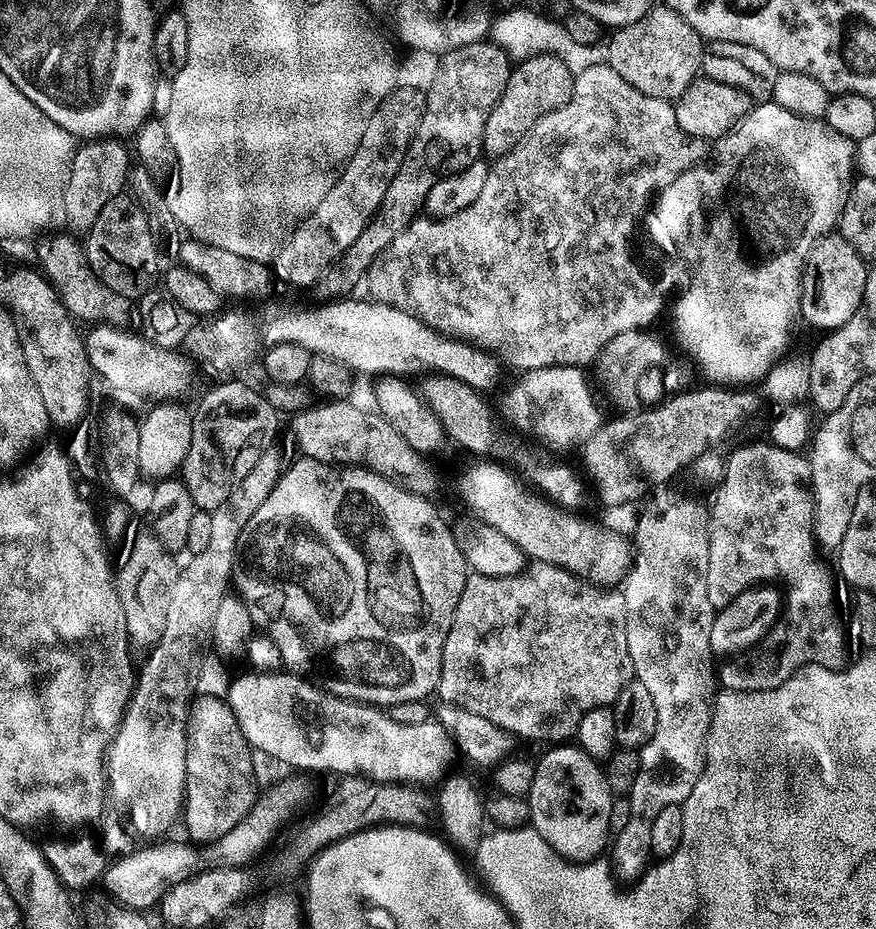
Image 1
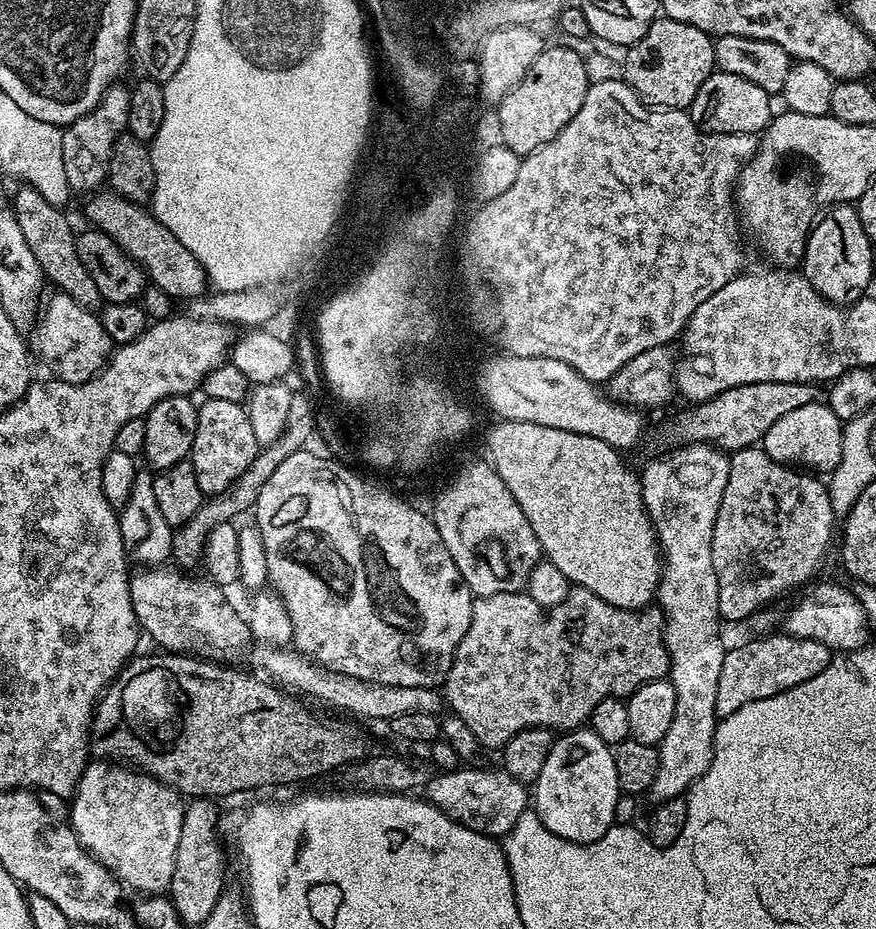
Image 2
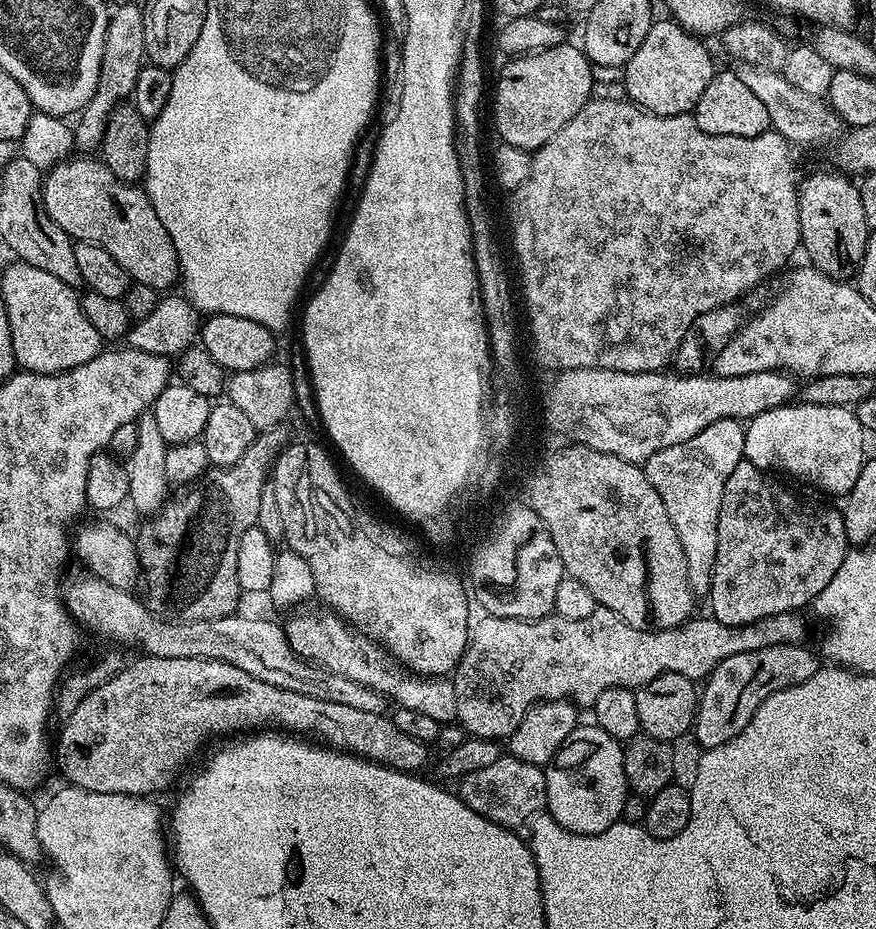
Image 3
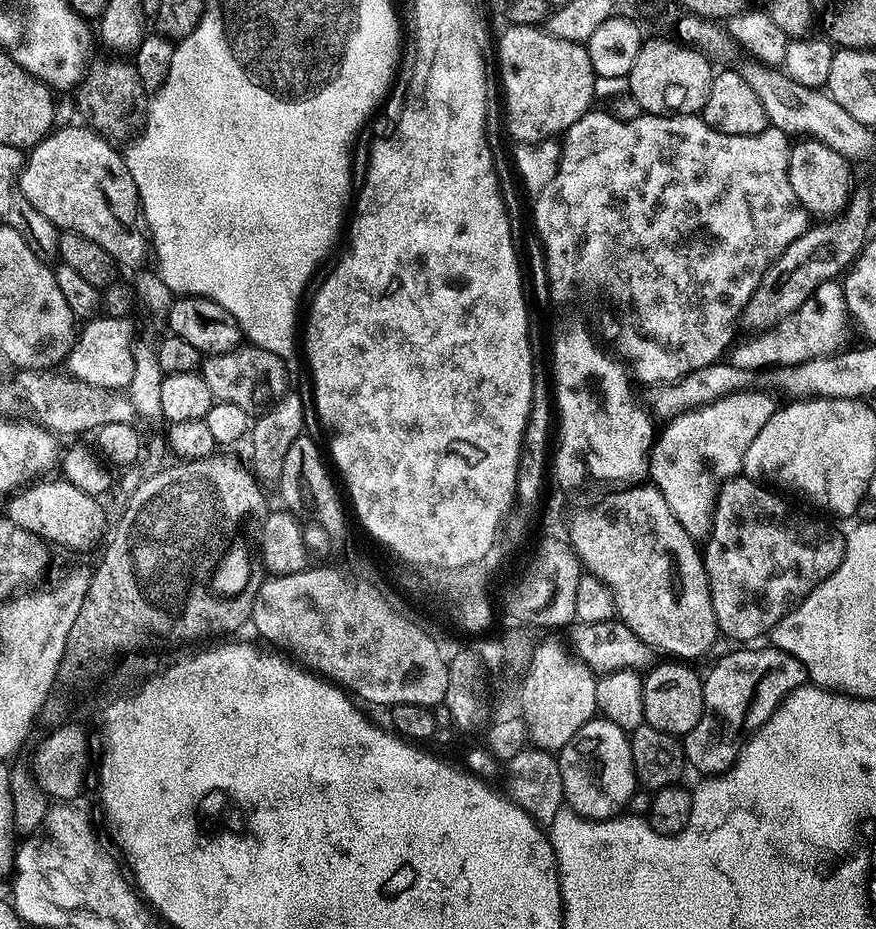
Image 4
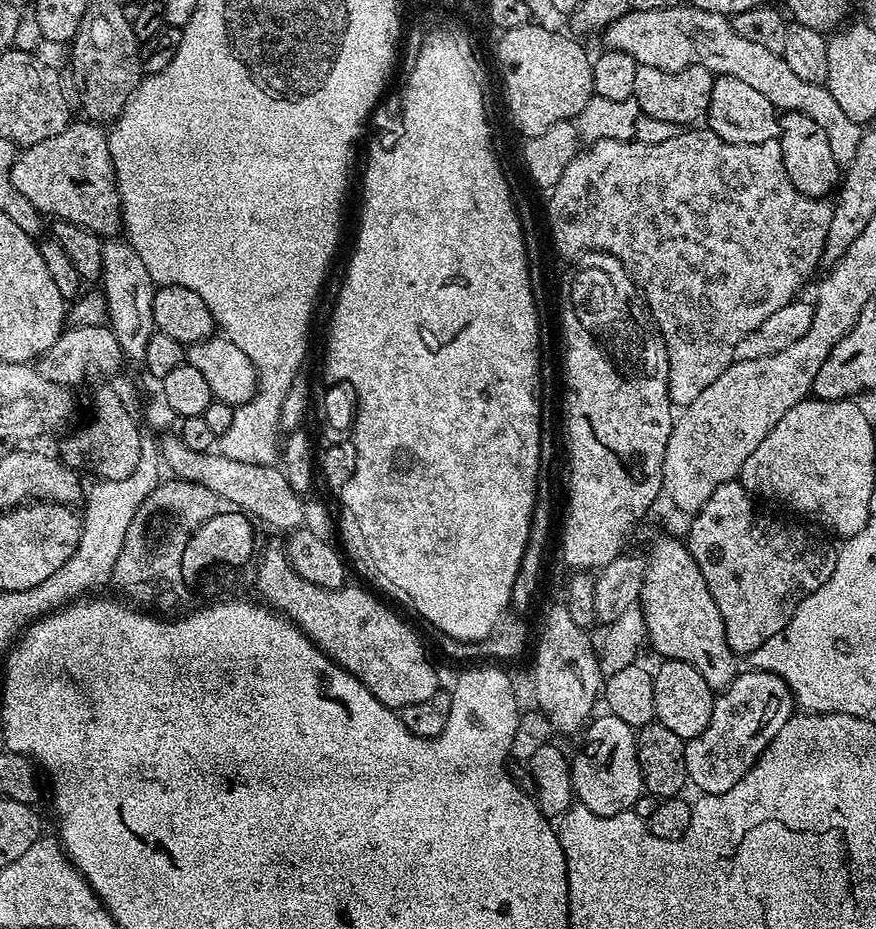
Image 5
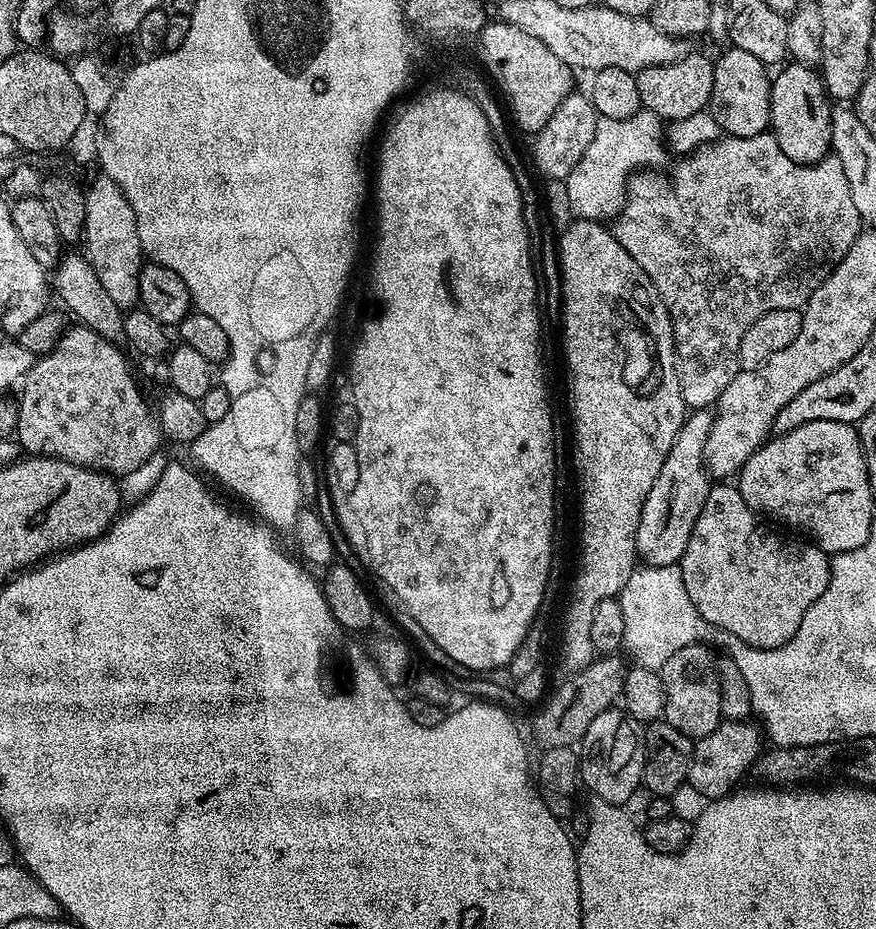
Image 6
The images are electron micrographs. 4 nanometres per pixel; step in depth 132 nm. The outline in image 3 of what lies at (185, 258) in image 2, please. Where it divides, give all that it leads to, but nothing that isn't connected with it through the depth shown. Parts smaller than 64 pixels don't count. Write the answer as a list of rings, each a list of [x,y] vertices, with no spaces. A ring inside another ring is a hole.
[[[92,154],[76,155],[80,156],[73,155],[53,164],[43,177],[44,208],[50,218],[54,218],[54,222],[58,222],[58,226],[62,226],[62,230],[66,230],[66,234],[71,236],[73,241],[85,240],[91,244],[101,244],[106,254],[110,254],[110,258],[114,258],[114,262],[118,262],[118,266],[122,266],[122,270],[126,270],[135,283],[145,284],[157,290],[170,287],[175,280],[177,283],[182,276],[180,263],[172,240],[166,234],[166,226],[162,226],[147,191],[135,183],[119,180],[105,166],[103,159],[96,157],[95,160],[92,157],[95,155]]]

